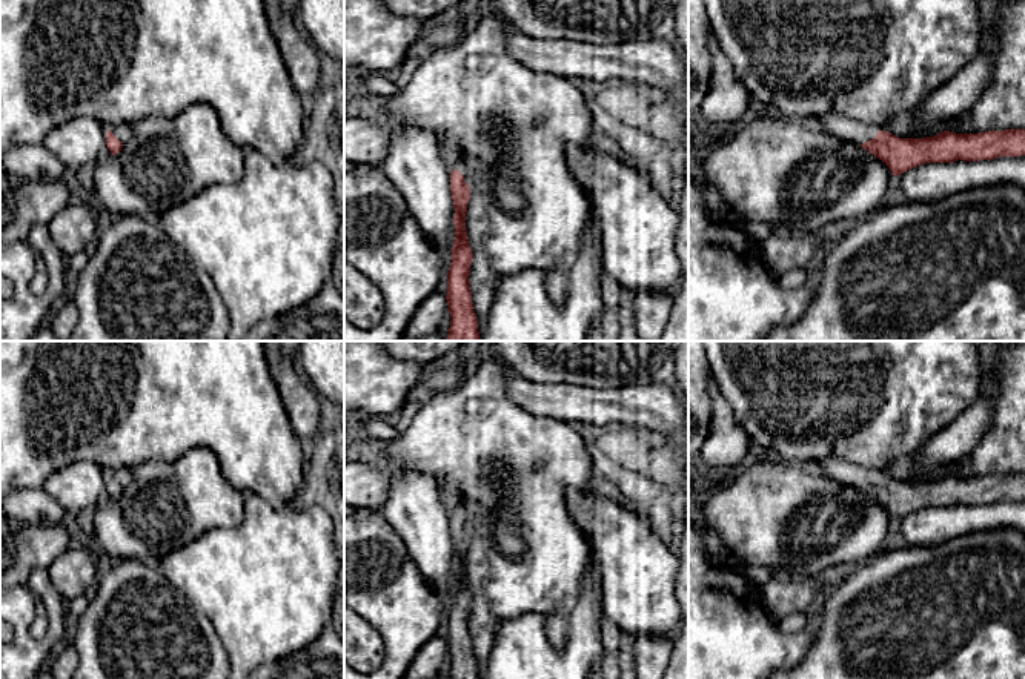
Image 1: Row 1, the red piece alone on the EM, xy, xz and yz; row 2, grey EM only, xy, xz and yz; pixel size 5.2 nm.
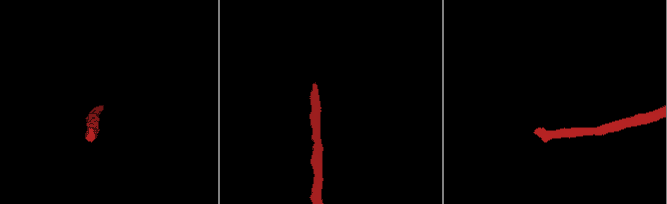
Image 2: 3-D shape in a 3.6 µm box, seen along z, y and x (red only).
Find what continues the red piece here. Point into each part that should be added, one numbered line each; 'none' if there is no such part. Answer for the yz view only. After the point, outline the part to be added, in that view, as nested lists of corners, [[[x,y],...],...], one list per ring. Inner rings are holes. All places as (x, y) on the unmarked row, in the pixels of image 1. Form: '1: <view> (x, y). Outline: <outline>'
1: yz (853, 476). Outline: [[[828,456],[810,464],[811,469],[827,475],[848,489],[862,489],[879,476],[873,469],[851,464],[842,458]]]

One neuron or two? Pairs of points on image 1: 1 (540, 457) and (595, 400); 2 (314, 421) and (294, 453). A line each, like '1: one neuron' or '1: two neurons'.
1: two neurons
2: two neurons

